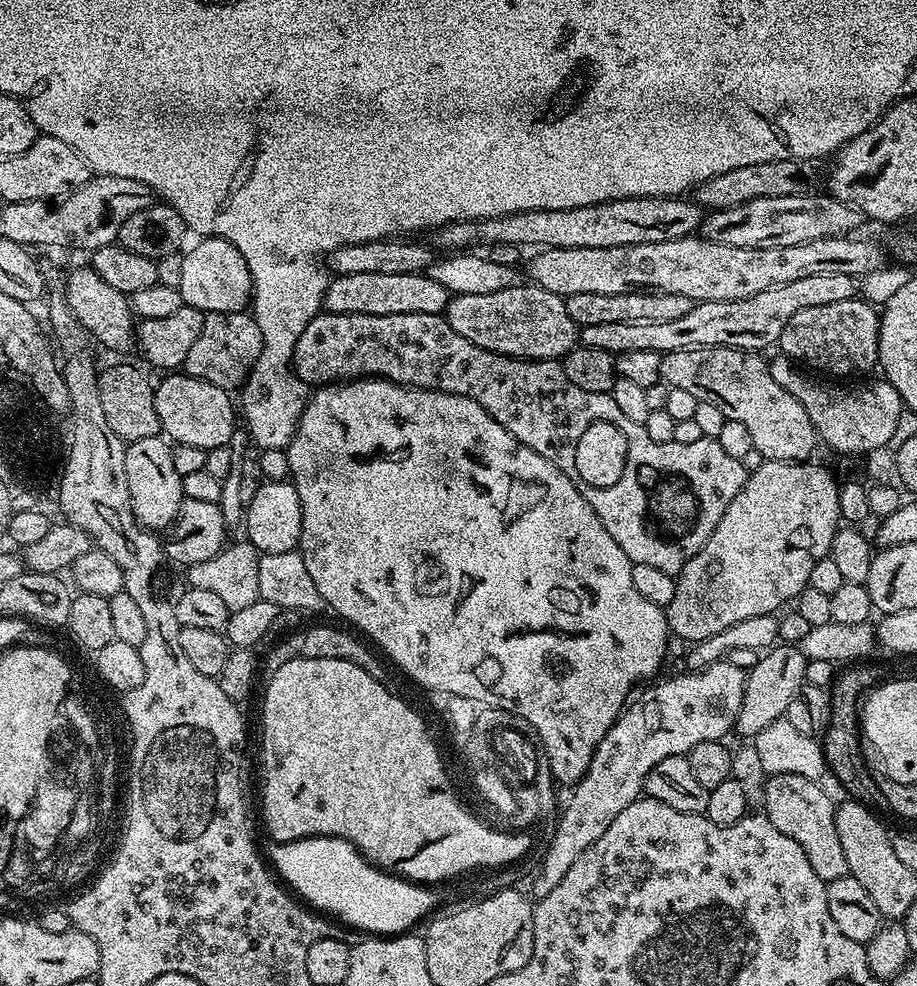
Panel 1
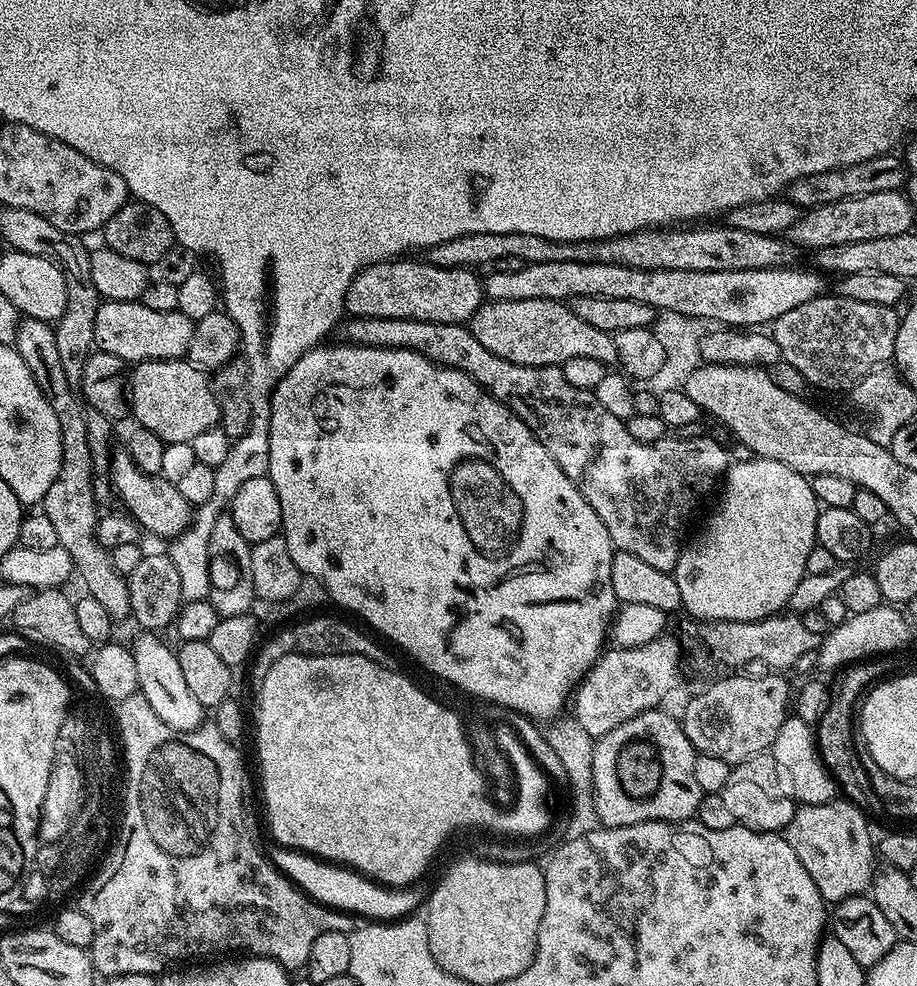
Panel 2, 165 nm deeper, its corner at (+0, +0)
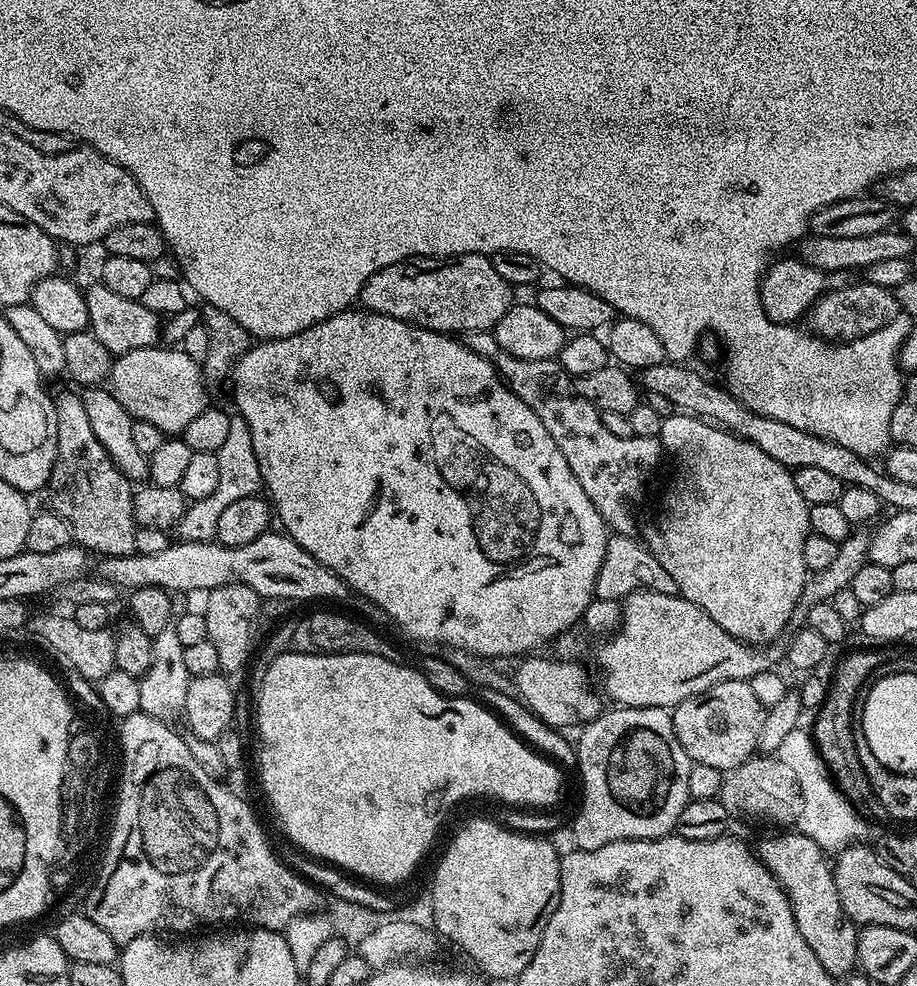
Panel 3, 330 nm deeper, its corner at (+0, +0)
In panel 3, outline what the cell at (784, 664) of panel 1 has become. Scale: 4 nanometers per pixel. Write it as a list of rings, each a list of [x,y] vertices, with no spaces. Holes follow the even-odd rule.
[[[731,680],[718,682],[710,690],[686,698],[671,709],[671,714],[674,734],[688,757],[697,764],[714,766],[727,773],[754,756],[765,711],[766,706],[754,698],[747,680]]]

